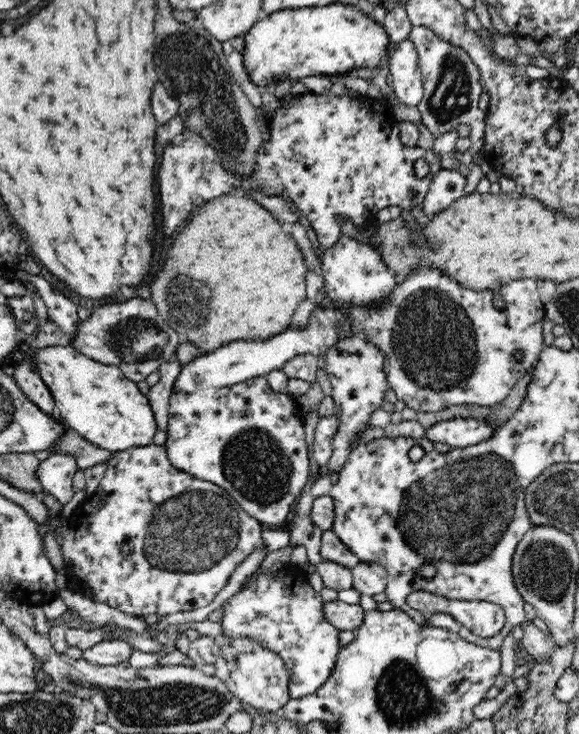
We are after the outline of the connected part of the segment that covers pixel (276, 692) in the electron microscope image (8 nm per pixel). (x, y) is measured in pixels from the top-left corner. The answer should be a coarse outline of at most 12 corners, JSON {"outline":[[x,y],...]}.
{"outline":[[253,638],[219,648],[217,677],[256,711],[292,700],[282,658]]}

